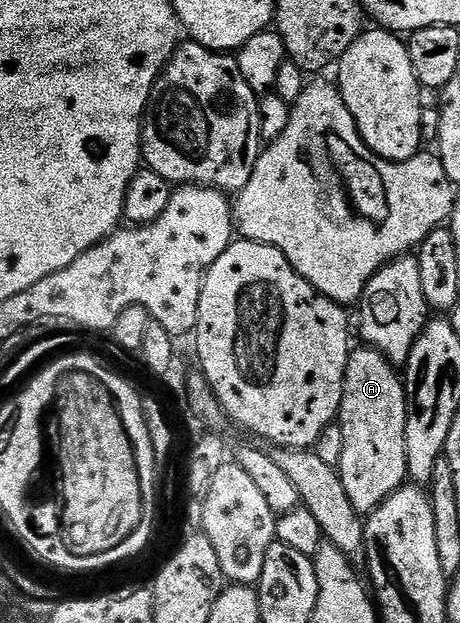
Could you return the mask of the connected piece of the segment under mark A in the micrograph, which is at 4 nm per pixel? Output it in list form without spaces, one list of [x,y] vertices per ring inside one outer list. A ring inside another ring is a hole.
[[[361,345],[361,350],[353,349],[348,356],[348,367],[344,373],[344,391],[340,401],[338,425],[342,428],[342,460],[338,467],[342,488],[350,496],[350,504],[362,516],[377,510],[384,501],[409,481],[406,464],[406,416],[408,415],[408,397],[397,367],[388,361],[388,357],[371,346]]]

